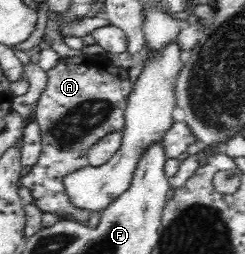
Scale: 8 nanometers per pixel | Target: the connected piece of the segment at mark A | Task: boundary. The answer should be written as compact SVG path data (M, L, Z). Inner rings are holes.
M104 55L68 56L61 59L46 73L48 75L47 87L34 105L35 121L38 122L41 131L41 155L38 163L25 170L20 185L30 190L33 197L32 203L36 204L44 213L54 213L54 215L58 215L59 219L75 221L87 226L90 212L78 208L70 202L70 198L64 190L64 177L89 164L87 154L94 143L98 143L107 133L123 129L124 112L127 99L132 93L134 81L129 77L126 69L114 66Z

